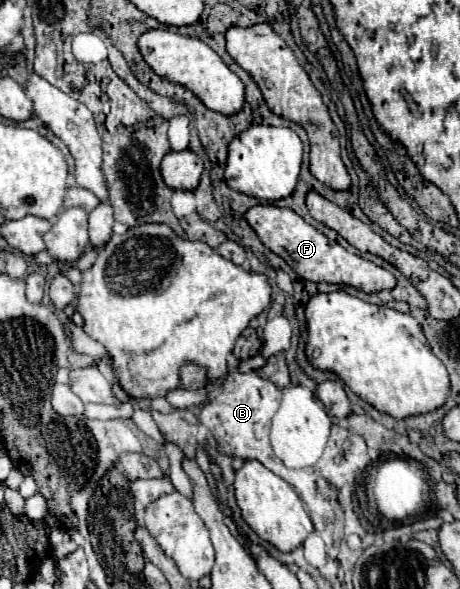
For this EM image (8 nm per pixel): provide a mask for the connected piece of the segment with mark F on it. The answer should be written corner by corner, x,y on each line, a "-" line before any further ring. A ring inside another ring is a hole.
256,205
248,211
246,219
250,227
258,233
260,241
276,255
280,255
302,279
316,281
316,283
318,281
344,283
364,293
378,293
378,291
396,287
396,277
390,271
374,265
372,261
362,259
360,255
346,251
336,241
330,241
318,229
308,225
300,215
296,215
292,209
280,209
274,205

